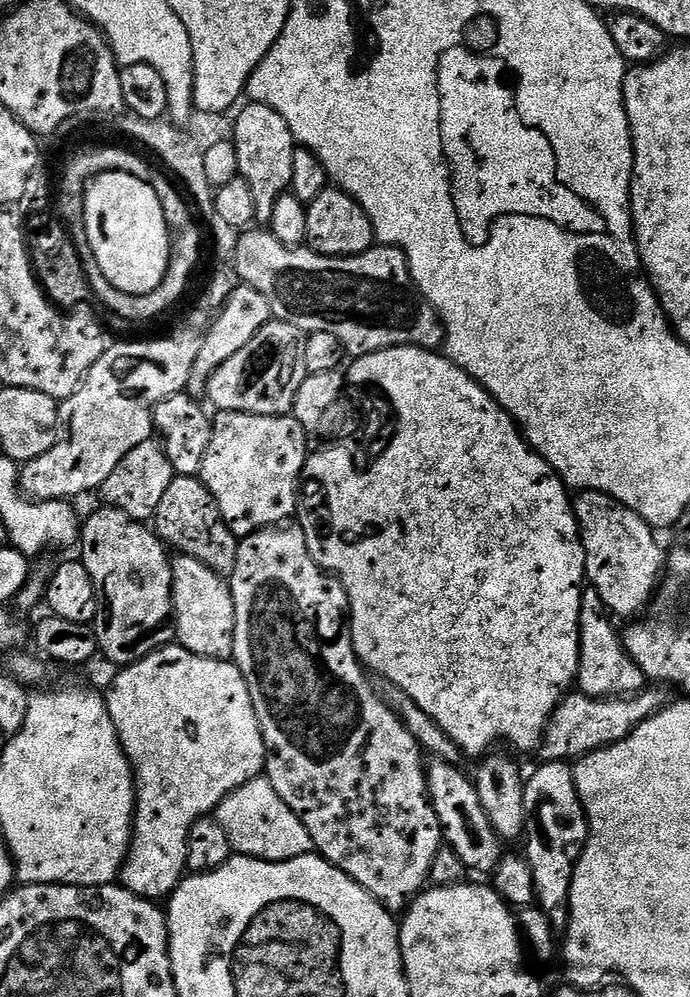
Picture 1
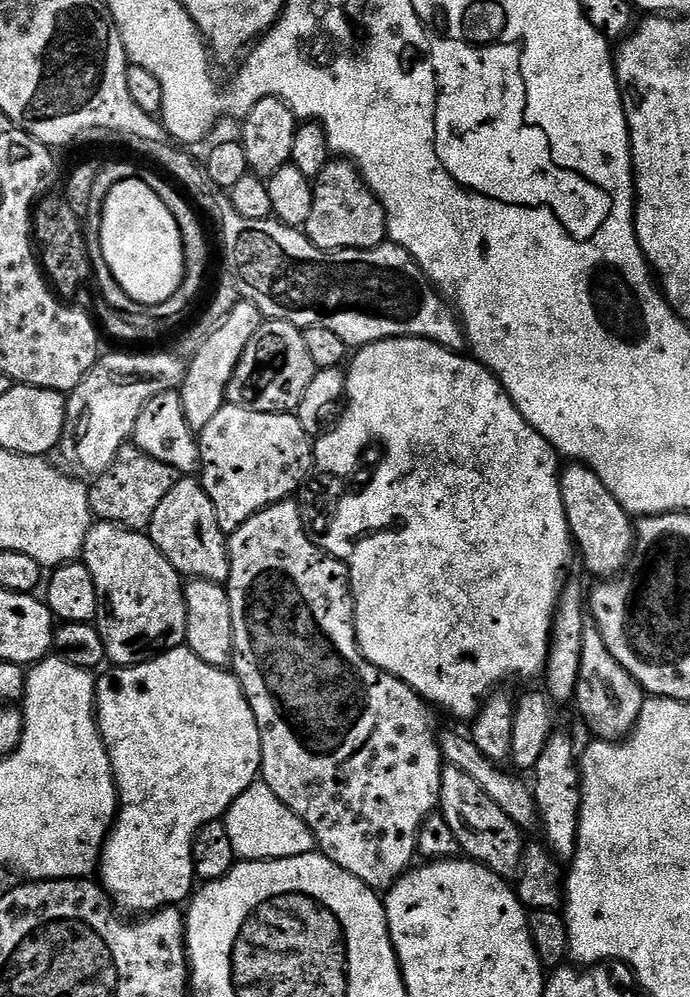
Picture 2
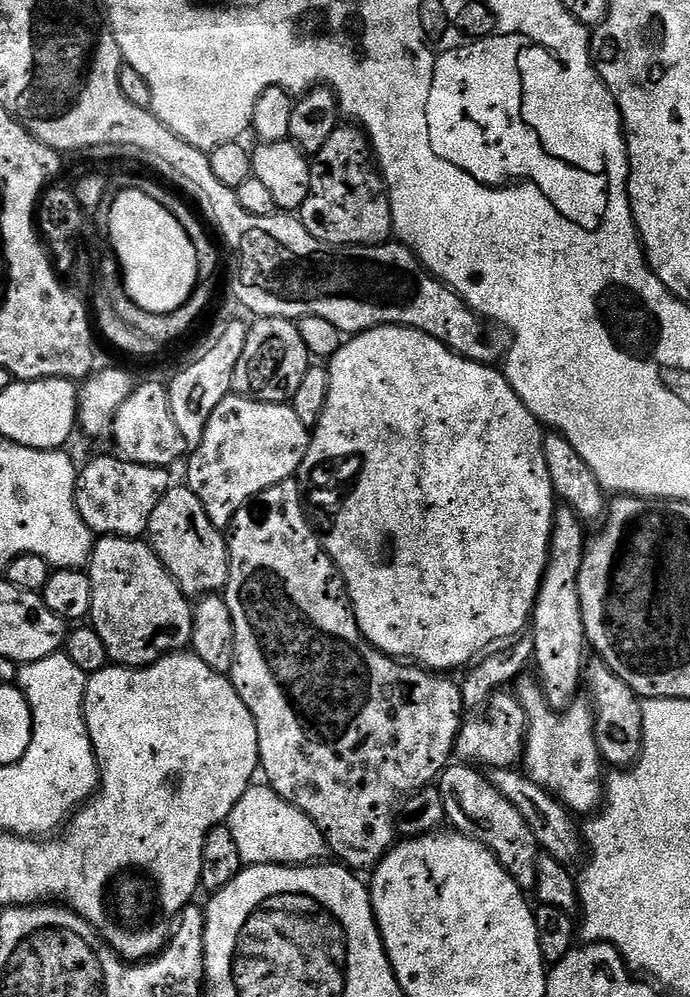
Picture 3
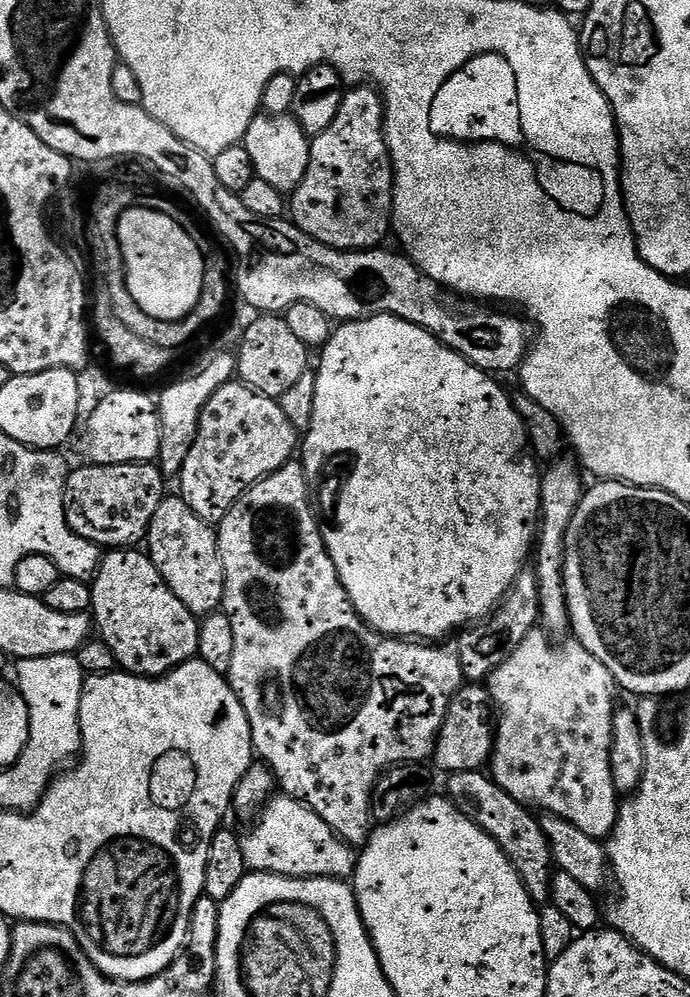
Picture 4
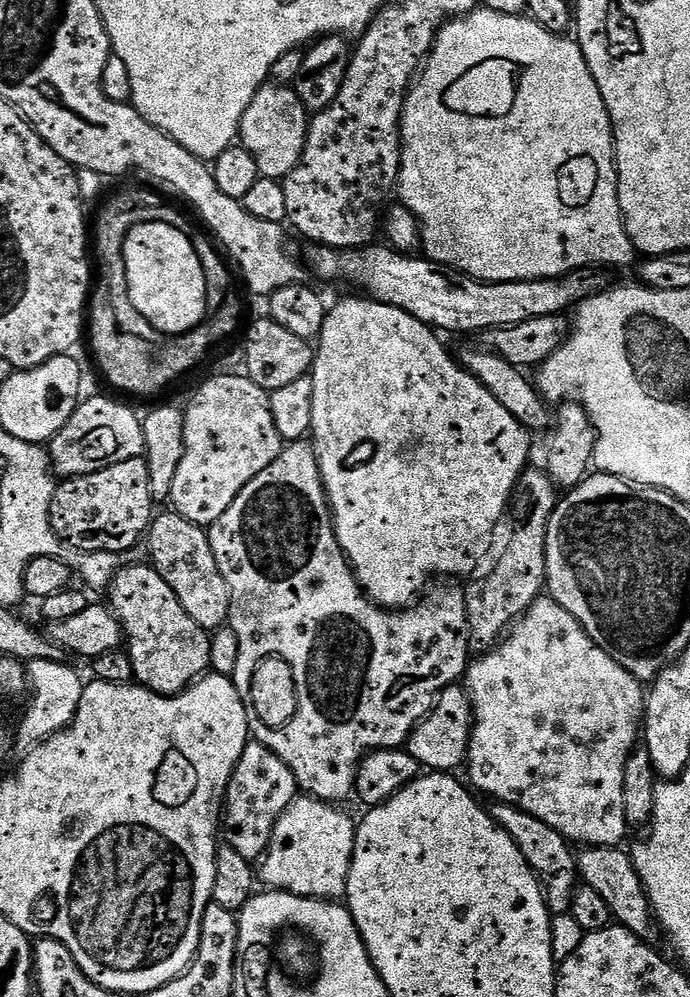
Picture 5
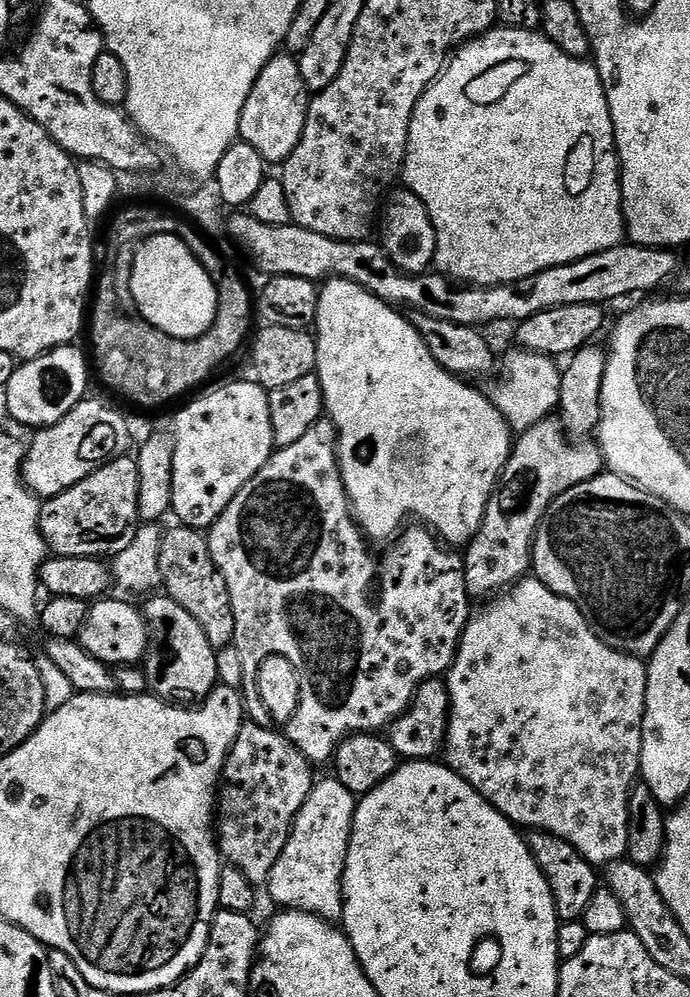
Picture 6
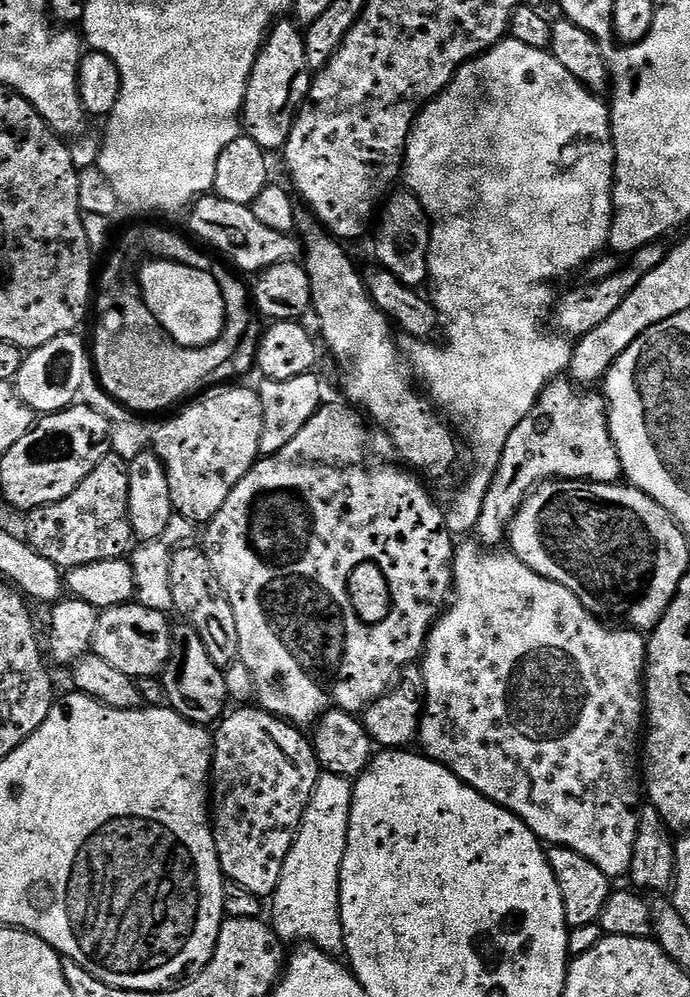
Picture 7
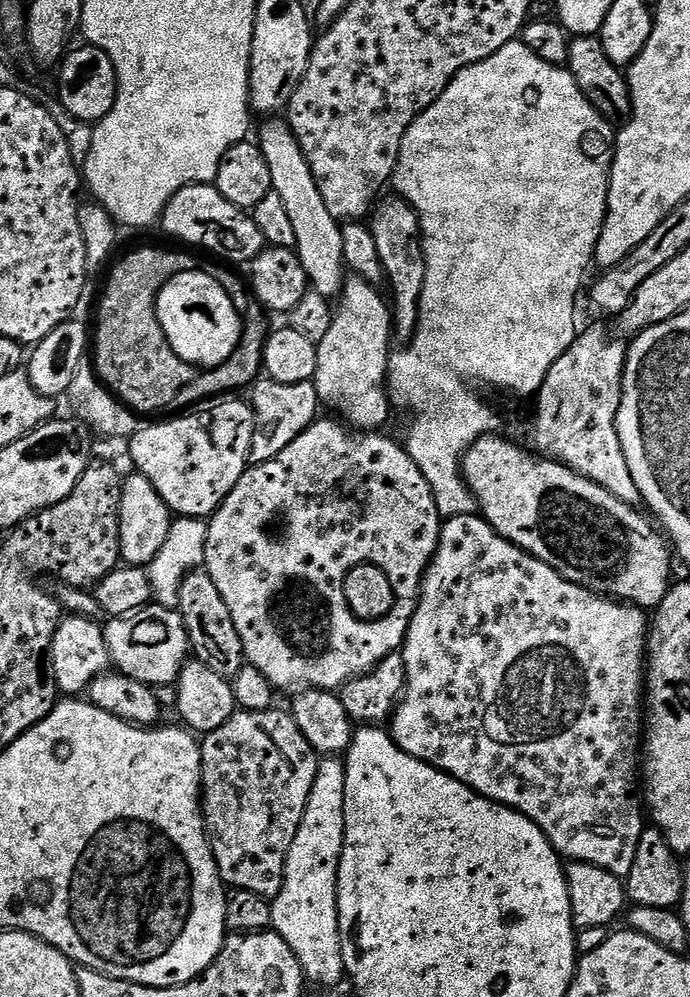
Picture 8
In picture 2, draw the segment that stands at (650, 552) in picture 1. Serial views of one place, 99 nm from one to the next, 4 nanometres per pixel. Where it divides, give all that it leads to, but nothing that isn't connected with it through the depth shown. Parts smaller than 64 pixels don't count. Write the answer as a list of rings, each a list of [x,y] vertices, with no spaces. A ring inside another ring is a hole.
[[[572,462],[560,473],[560,489],[562,490],[562,506],[566,510],[568,528],[572,532],[575,551],[584,559],[584,564],[596,578],[611,578],[623,571],[632,555],[634,547],[634,520],[625,508],[606,490],[602,478],[594,474],[591,468],[579,462]]]

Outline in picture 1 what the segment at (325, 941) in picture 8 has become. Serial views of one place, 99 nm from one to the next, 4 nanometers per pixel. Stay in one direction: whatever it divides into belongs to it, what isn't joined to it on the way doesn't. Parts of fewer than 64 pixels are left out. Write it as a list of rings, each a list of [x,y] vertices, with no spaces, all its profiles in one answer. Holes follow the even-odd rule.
[[[267,775],[255,776],[238,790],[234,790],[220,803],[214,813],[216,820],[226,830],[226,838],[230,838],[233,853],[241,856],[253,856],[256,860],[293,860],[299,856],[309,855],[313,851],[310,830],[278,798],[278,790],[270,786]]]

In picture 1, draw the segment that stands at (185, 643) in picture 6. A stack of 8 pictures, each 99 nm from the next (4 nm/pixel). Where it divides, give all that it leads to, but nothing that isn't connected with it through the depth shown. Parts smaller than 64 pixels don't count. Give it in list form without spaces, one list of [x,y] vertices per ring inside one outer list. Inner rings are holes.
[[[100,506],[83,521],[78,541],[78,559],[90,570],[94,582],[96,601],[99,610],[96,612],[94,627],[96,643],[102,656],[113,660],[116,666],[127,666],[146,658],[160,648],[167,648],[176,640],[175,623],[170,622],[172,615],[172,561],[169,549],[163,540],[147,523],[137,522],[122,510]]]

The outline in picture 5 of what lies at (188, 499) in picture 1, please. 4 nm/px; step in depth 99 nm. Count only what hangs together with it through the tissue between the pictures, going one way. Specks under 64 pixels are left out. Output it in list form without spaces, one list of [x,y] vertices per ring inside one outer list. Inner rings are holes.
[[[175,510],[167,511],[153,519],[146,533],[146,545],[152,551],[150,563],[162,578],[166,578],[166,586],[170,586],[178,602],[182,602],[182,610],[186,610],[186,614],[190,614],[190,618],[194,618],[205,632],[217,632],[228,624],[232,601],[230,586],[226,586],[226,578],[222,578],[222,570],[218,570],[207,531],[201,525],[182,518]]]

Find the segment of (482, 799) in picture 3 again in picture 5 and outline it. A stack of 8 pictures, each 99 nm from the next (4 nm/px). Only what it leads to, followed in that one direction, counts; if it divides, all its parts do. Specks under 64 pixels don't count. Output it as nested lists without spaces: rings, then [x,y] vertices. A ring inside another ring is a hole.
[[[496,802],[491,805],[490,811],[496,825],[506,830],[506,834],[514,838],[518,850],[522,850],[522,858],[526,858],[530,870],[536,875],[536,881],[544,892],[544,901],[549,913],[552,916],[569,915],[580,880],[580,872],[576,869],[577,853],[570,841],[562,834],[558,834],[558,830],[546,826],[546,822],[526,814],[526,810],[515,808],[512,804]]]

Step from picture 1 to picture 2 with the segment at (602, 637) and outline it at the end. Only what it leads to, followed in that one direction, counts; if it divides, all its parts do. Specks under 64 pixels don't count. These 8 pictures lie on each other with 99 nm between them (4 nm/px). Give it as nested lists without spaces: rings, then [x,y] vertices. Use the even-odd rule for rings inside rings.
[[[585,623],[574,705],[580,711],[585,726],[593,732],[591,735],[598,740],[627,740],[636,728],[645,699],[644,687],[628,673],[622,662],[618,662],[618,658],[614,658],[614,654],[610,654],[596,625]]]

